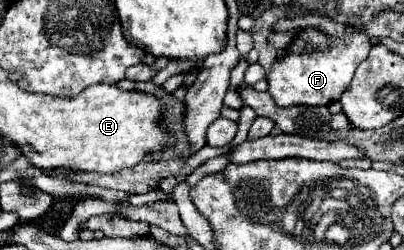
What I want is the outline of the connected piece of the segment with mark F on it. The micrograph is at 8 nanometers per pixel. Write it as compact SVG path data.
M315 28L301 30L289 44L283 60L275 60L269 74L269 92L277 106L323 106L337 102L353 80L357 66L367 58L371 46L365 32L349 32L347 40L323 34Z

